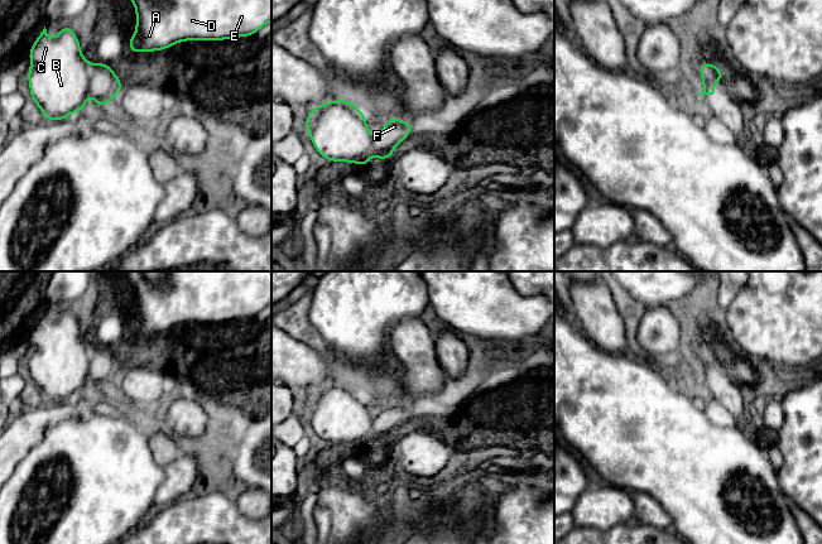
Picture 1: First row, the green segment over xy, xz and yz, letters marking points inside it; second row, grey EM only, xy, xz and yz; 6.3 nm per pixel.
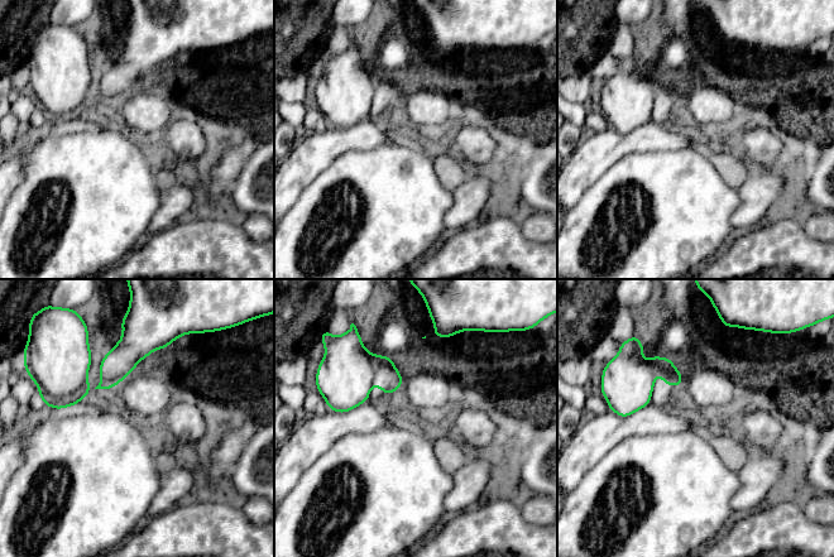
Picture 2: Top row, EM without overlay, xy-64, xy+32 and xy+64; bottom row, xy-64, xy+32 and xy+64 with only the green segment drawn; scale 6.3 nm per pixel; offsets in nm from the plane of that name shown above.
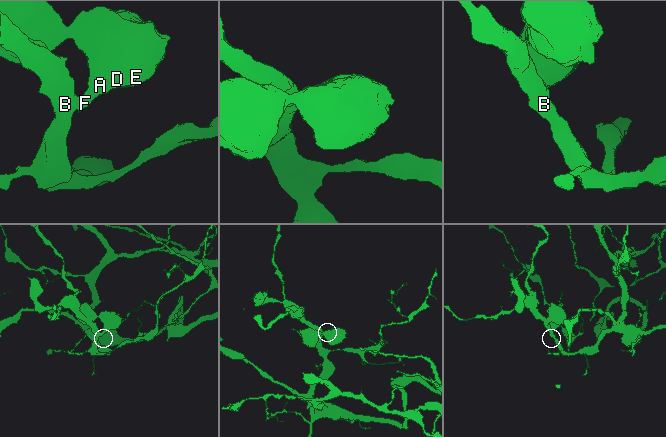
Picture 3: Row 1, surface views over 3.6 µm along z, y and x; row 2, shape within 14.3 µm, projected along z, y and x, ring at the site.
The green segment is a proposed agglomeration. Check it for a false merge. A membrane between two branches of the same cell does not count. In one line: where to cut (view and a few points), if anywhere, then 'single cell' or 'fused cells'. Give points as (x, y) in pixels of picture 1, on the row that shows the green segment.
xy (92, 65), (89, 91), (86, 94) | fused cells

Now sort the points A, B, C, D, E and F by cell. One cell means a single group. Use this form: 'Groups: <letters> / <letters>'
Groups: A D E F / B C

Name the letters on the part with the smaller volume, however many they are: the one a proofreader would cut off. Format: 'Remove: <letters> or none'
Remove: A, D, E, F

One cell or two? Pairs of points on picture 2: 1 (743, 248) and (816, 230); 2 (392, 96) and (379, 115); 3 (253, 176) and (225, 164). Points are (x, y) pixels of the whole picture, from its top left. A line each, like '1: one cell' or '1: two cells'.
1: two cells
2: one cell
3: two cells

